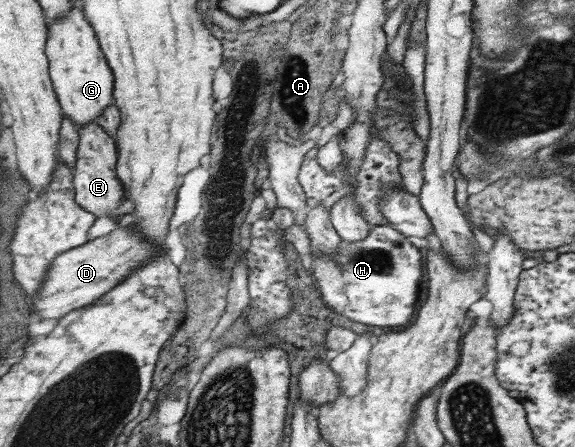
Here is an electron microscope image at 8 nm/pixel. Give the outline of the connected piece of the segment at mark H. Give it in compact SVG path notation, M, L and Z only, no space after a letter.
M373 226L361 242L341 240L337 256L318 251L312 245L310 256L311 262L306 264L304 274L314 279L315 288L336 312L360 324L391 329L407 327L411 324L409 318L416 318L421 284L425 280L426 255L399 229Z

